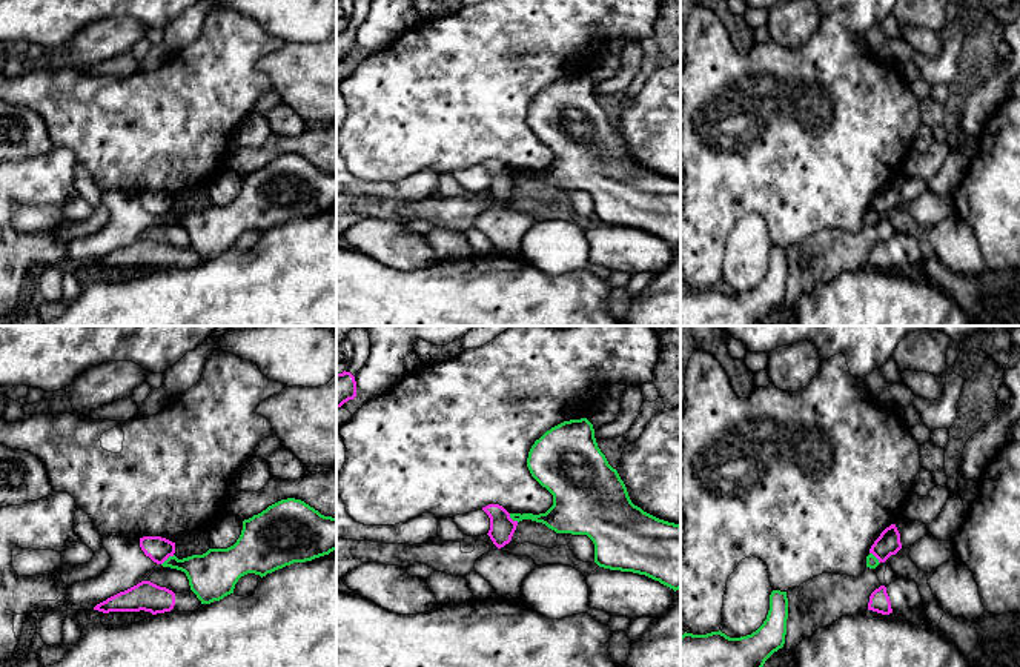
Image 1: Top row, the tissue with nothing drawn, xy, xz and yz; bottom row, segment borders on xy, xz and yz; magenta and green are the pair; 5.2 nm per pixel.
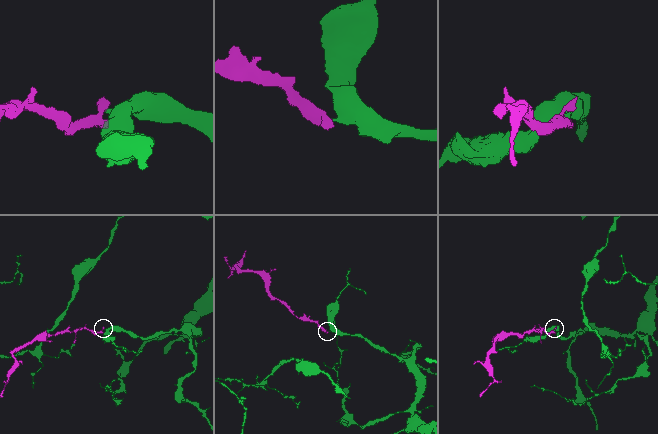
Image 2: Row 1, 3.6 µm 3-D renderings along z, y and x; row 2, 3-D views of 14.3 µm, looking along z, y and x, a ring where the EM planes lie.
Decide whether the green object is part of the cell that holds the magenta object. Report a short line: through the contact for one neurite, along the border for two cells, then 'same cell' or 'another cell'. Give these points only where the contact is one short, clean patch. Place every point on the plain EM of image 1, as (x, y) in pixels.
line xy (174, 211), (162, 220); another cell

